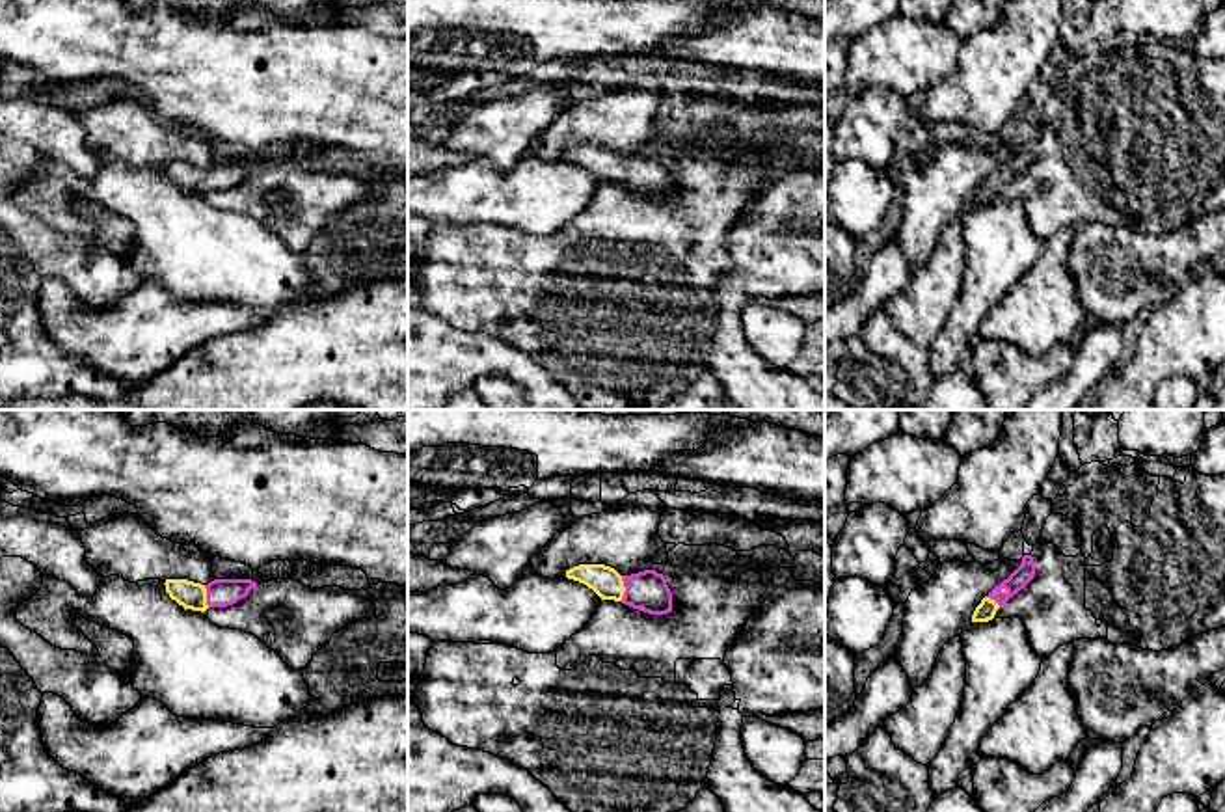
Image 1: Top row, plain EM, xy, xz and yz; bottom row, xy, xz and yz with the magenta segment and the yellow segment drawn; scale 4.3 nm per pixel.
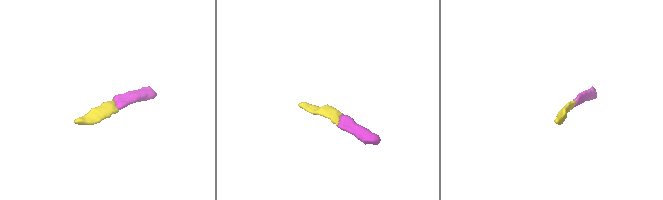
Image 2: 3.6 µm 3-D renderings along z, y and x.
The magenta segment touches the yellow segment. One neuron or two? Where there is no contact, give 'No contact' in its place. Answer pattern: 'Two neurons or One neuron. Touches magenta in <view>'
One neuron. Touches magenta in xz

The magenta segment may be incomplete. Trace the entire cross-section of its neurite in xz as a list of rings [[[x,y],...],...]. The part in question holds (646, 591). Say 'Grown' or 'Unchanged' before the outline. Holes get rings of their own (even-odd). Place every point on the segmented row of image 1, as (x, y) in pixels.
Grown. [[[579,564],[566,570],[566,577],[586,585],[601,600],[622,602],[650,615],[672,611],[672,592],[665,575],[655,570],[620,575],[605,564]]]

